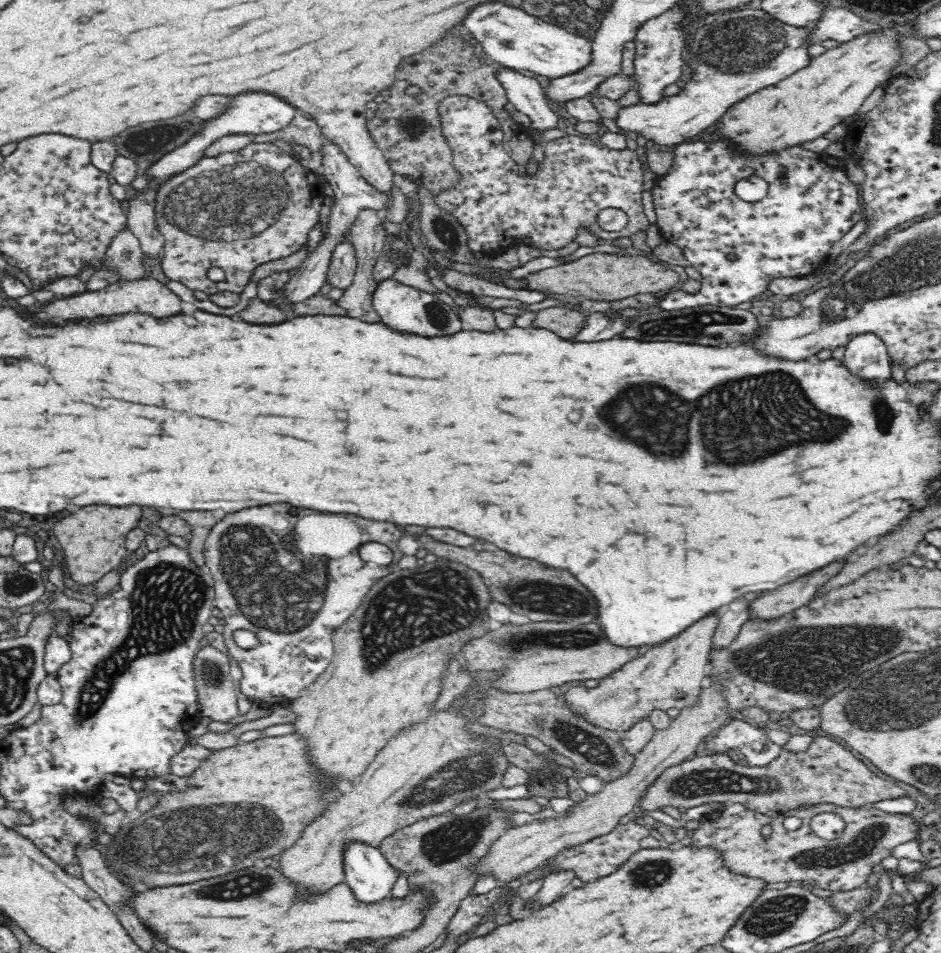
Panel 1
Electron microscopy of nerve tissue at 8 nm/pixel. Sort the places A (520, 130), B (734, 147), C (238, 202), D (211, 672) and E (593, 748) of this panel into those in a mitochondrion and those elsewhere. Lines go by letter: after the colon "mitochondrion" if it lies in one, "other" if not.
A: other
B: other
C: mitochondrion
D: mitochondrion
E: mitochondrion

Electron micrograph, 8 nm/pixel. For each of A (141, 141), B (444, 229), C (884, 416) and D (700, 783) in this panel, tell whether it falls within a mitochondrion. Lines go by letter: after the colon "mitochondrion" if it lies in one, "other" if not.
A: mitochondrion
B: mitochondrion
C: mitochondrion
D: mitochondrion

